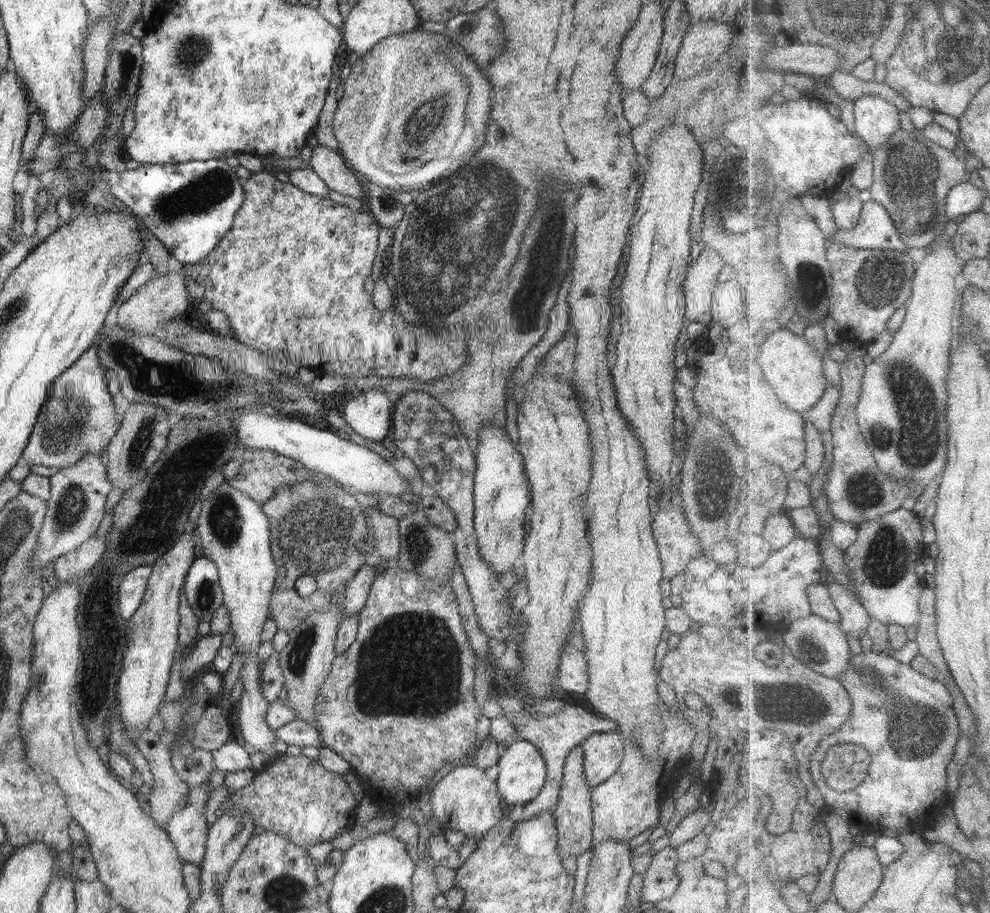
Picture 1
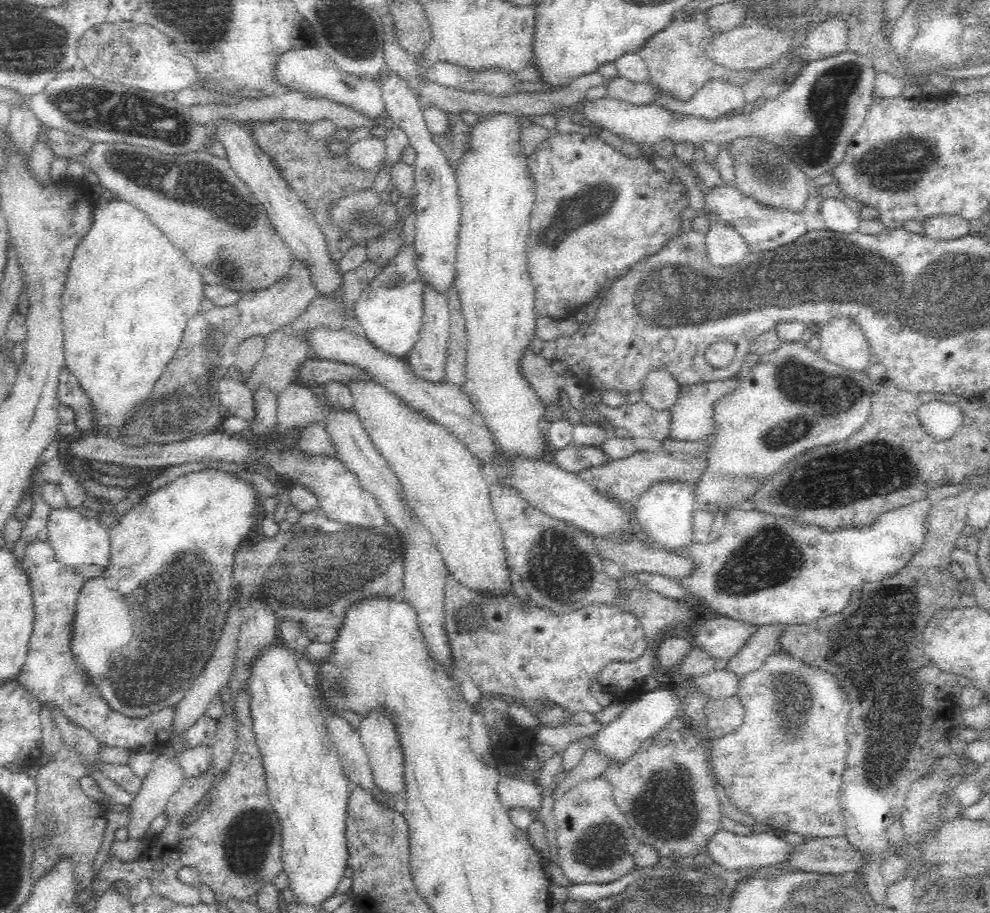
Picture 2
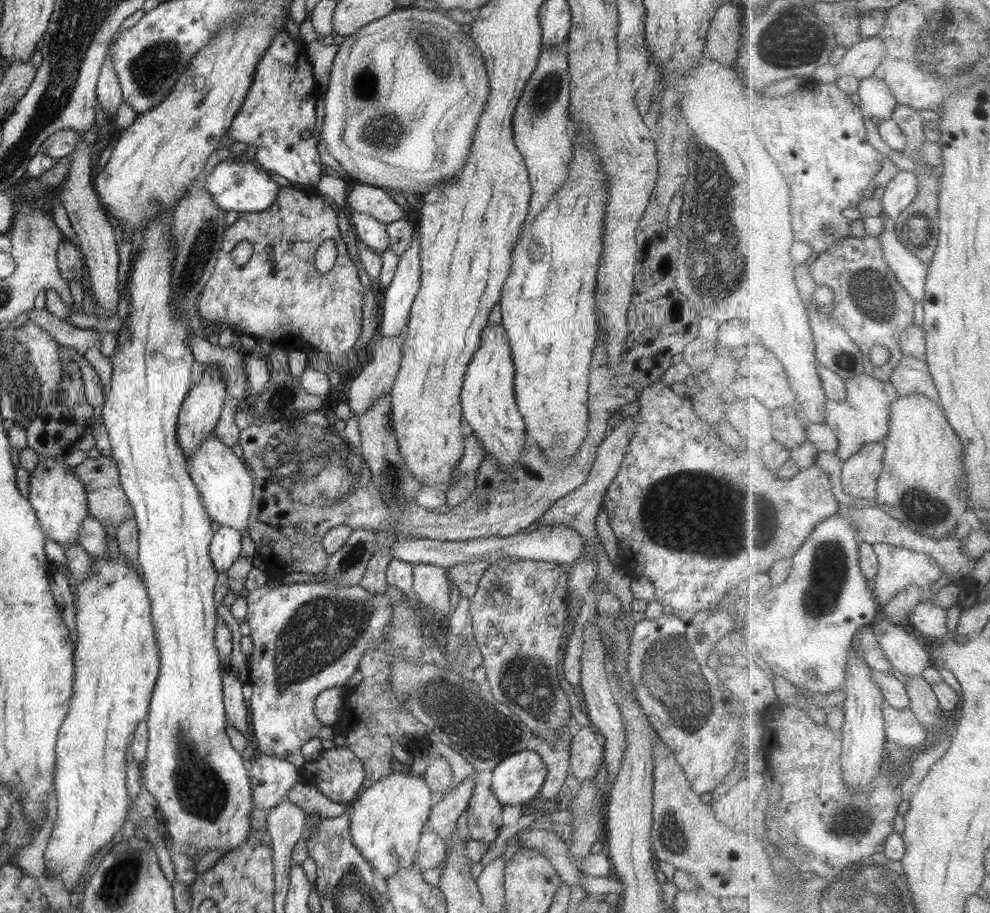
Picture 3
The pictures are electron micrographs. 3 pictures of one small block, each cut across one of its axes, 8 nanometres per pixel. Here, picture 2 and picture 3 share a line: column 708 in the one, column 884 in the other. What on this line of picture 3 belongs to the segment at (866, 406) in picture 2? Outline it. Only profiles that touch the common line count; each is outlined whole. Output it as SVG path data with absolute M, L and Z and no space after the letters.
M914 393L908 396L901 396L894 402L891 402L891 431L886 439L886 468L879 481L879 498L880 506L889 512L892 516L899 518L906 526L911 526L914 530L917 530L923 535L934 537L935 539L945 539L948 536L953 536L958 533L958 522L962 519L962 516L968 512L969 506L969 474L966 474L966 463L964 463L965 446L962 439L959 437L957 430L954 428L953 423L949 421L945 408L942 408L938 401L935 401L932 397L922 393Z

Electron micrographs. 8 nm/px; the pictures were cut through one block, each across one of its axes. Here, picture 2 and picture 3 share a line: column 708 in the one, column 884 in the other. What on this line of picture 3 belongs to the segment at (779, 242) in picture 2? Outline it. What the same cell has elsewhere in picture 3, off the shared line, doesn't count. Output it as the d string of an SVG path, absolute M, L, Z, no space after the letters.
M900 172L896 179L889 185L885 196L882 198L884 216L894 221L898 220L906 210L910 209L918 200L921 192L921 183L916 172Z

